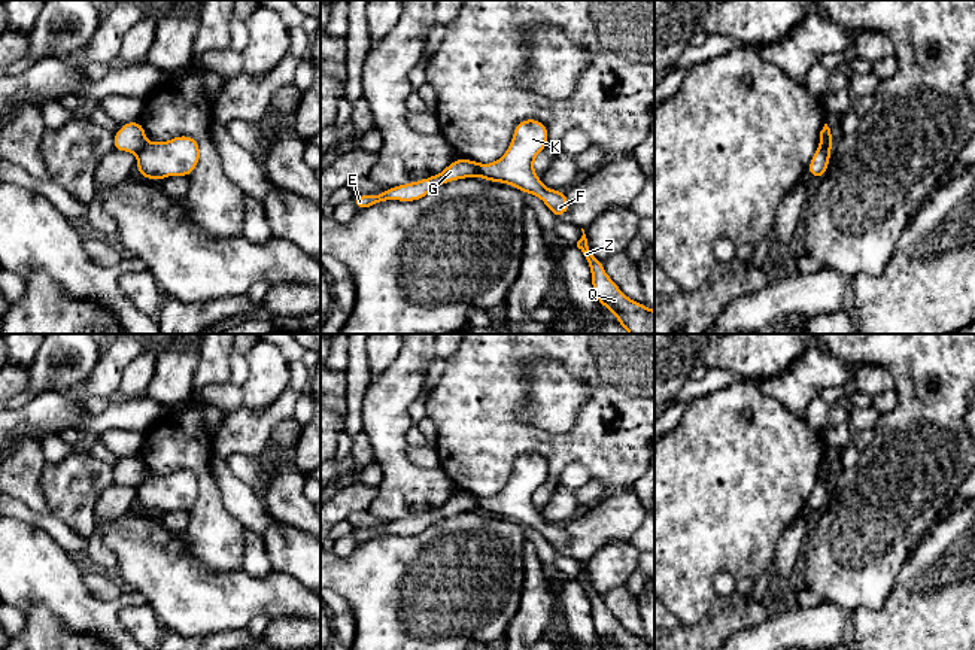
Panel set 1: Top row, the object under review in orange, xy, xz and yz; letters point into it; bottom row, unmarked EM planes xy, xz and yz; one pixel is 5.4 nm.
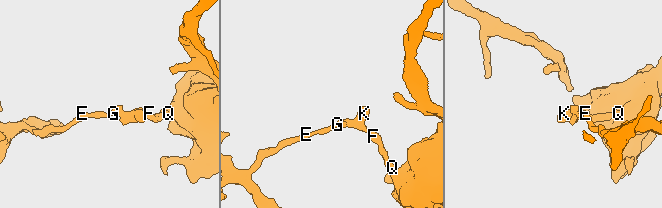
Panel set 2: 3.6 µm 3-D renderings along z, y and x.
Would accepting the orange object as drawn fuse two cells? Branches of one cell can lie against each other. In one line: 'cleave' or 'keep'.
cleave

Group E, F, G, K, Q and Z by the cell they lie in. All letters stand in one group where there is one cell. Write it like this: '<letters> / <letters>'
E G / F K Q Z

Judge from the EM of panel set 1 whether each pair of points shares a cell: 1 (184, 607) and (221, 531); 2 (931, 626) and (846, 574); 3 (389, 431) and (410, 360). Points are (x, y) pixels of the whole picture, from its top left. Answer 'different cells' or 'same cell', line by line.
1: different cells
2: different cells
3: same cell

